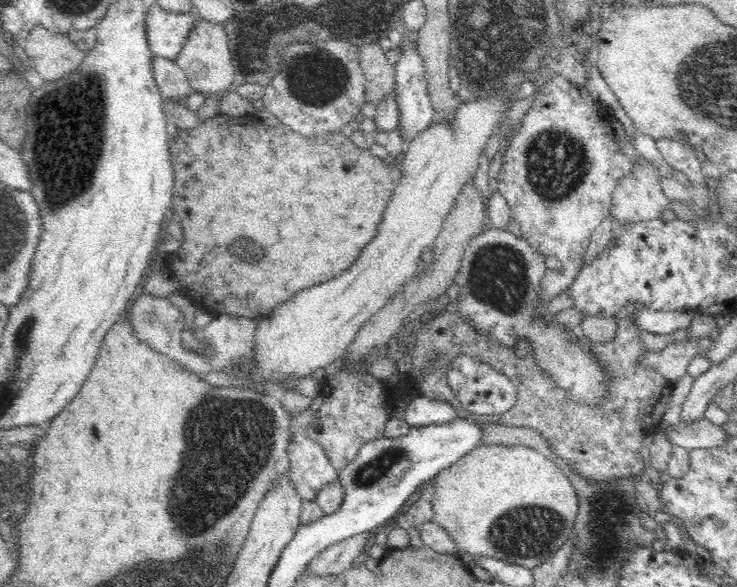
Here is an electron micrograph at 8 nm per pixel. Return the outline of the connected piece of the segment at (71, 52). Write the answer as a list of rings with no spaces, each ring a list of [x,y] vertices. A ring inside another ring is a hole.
[[[40,25],[30,30],[23,46],[32,69],[45,82],[54,82],[76,72],[87,55],[67,35],[52,32]]]

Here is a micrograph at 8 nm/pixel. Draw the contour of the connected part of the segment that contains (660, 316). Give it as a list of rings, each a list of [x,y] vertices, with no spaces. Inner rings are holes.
[[[648,307],[634,312],[634,325],[640,330],[653,332],[654,335],[673,335],[676,330],[690,327],[693,311],[677,310],[674,312],[654,311]]]

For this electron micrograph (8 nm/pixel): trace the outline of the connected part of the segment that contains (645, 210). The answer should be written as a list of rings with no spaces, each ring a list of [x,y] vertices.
[[[643,156],[634,162],[630,176],[624,176],[616,185],[609,214],[615,218],[616,226],[626,226],[622,232],[640,222],[661,218],[662,212],[669,208],[670,201],[663,193],[660,181],[664,178],[659,170]]]

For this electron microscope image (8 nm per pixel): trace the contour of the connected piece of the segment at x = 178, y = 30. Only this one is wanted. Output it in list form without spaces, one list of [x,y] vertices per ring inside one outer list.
[[[151,1],[146,14],[146,38],[153,56],[176,61],[190,30],[200,20],[190,13],[164,10]]]

